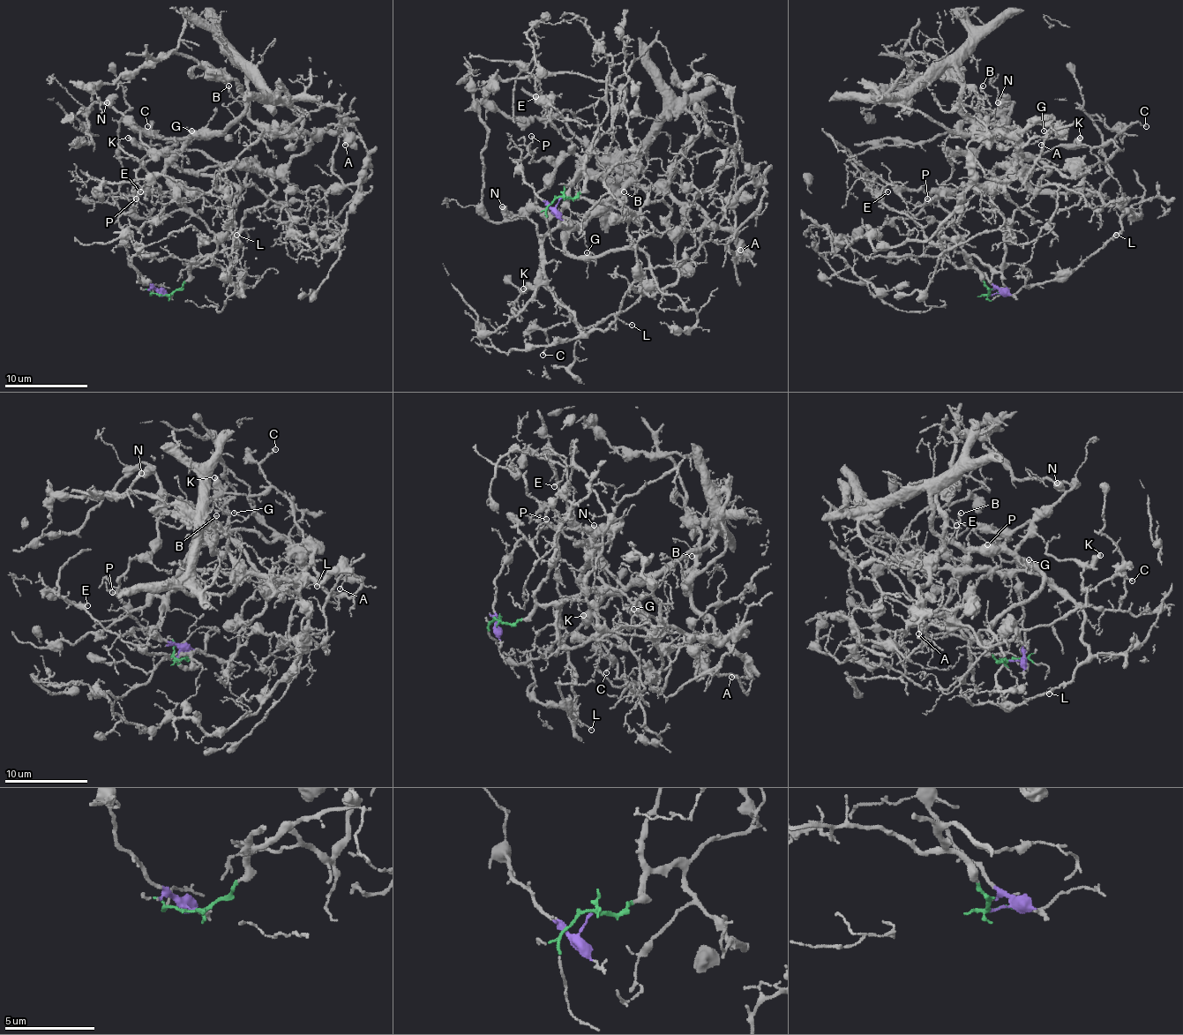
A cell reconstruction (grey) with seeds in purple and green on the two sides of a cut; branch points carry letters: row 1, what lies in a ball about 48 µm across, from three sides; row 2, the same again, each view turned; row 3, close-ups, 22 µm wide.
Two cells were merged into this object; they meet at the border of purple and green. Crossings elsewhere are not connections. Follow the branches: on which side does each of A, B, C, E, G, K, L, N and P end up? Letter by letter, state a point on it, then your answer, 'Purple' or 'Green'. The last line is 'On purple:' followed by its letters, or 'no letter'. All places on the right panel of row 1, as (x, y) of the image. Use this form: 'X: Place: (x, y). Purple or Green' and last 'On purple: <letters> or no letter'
A: Place: (1041, 145). Green
B: Place: (983, 86). Green
C: Place: (1146, 126). Green
E: Place: (887, 191). Green
G: Place: (1044, 131). Purple
K: Place: (1080, 138). Green
L: Place: (1116, 235). Purple
N: Place: (998, 102). Purple
P: Place: (927, 198). Purple
On purple: G, L, N, P

